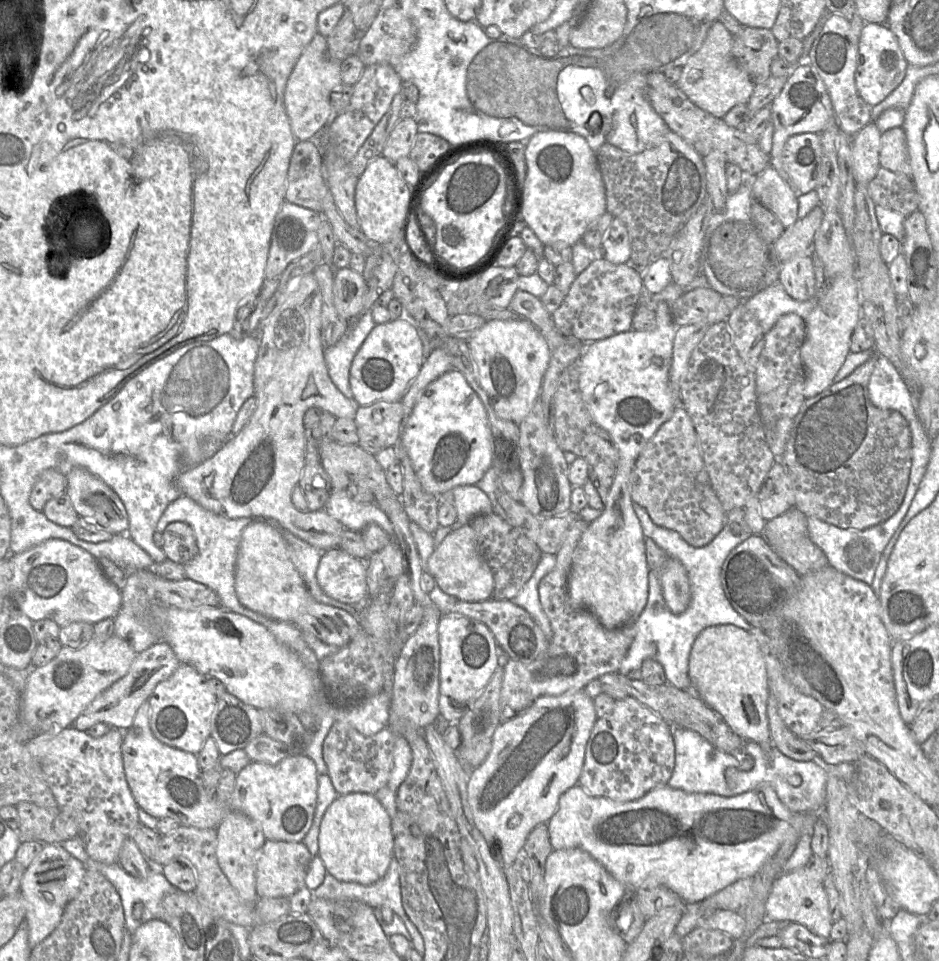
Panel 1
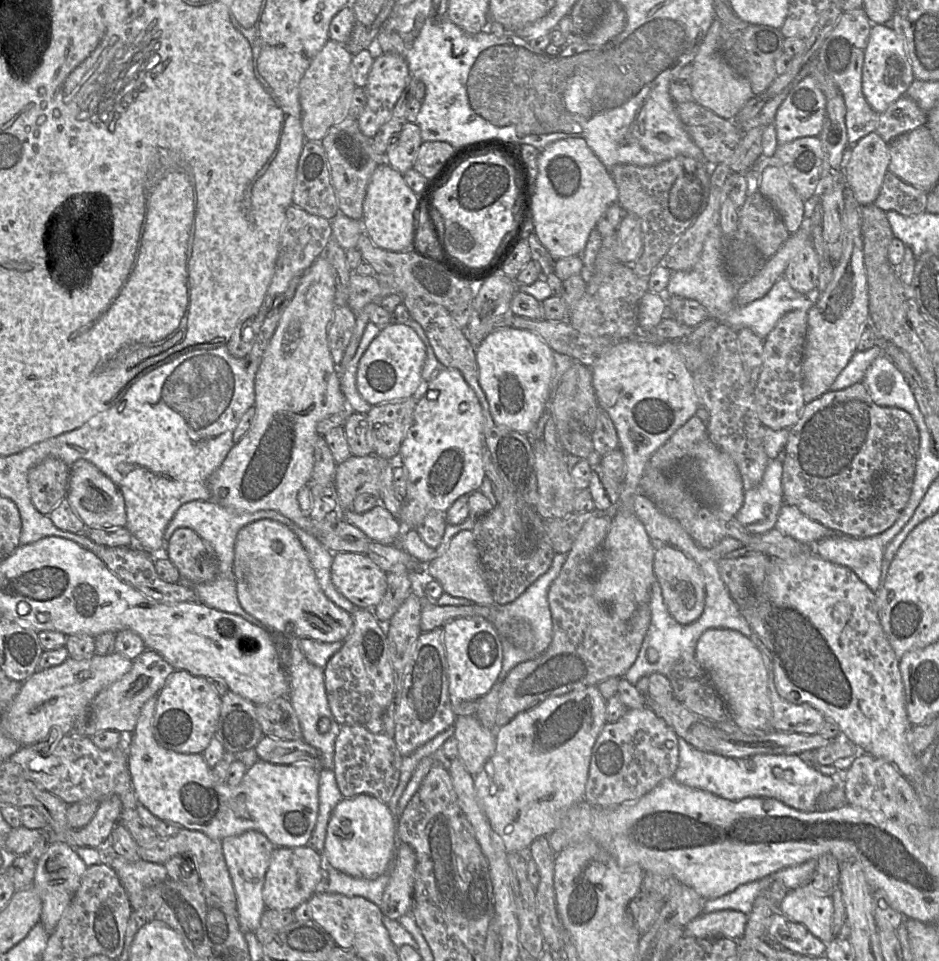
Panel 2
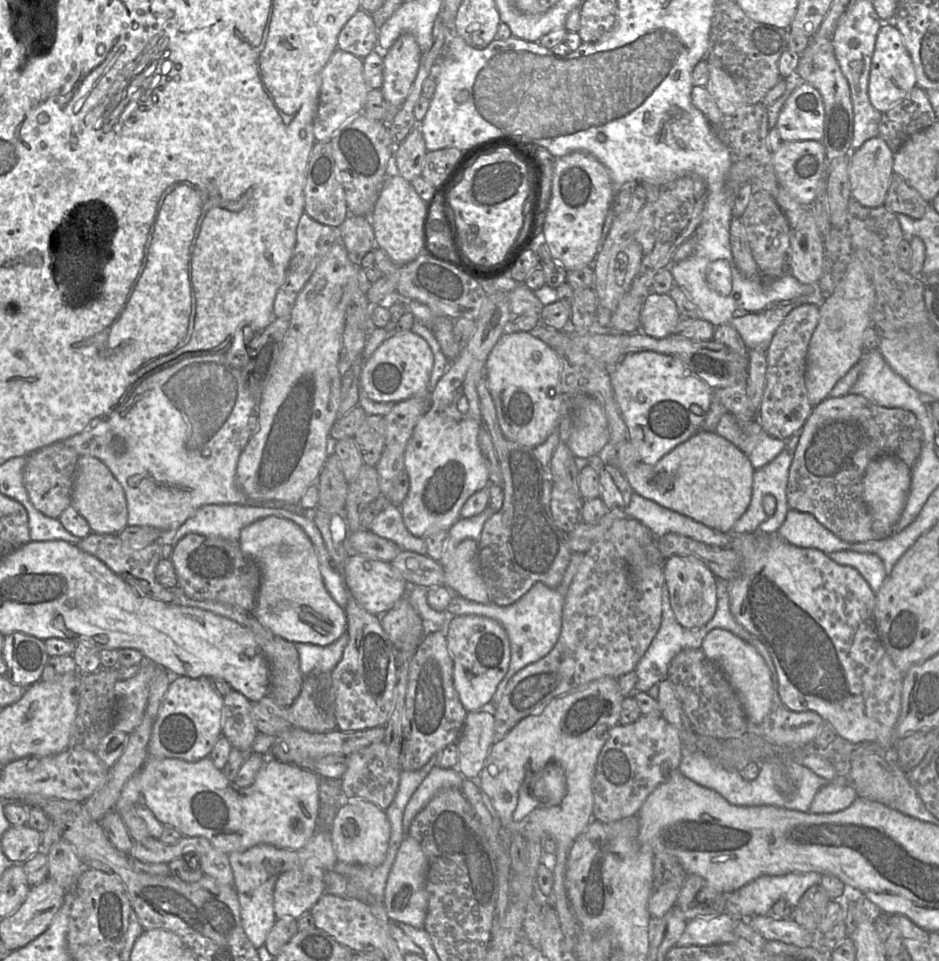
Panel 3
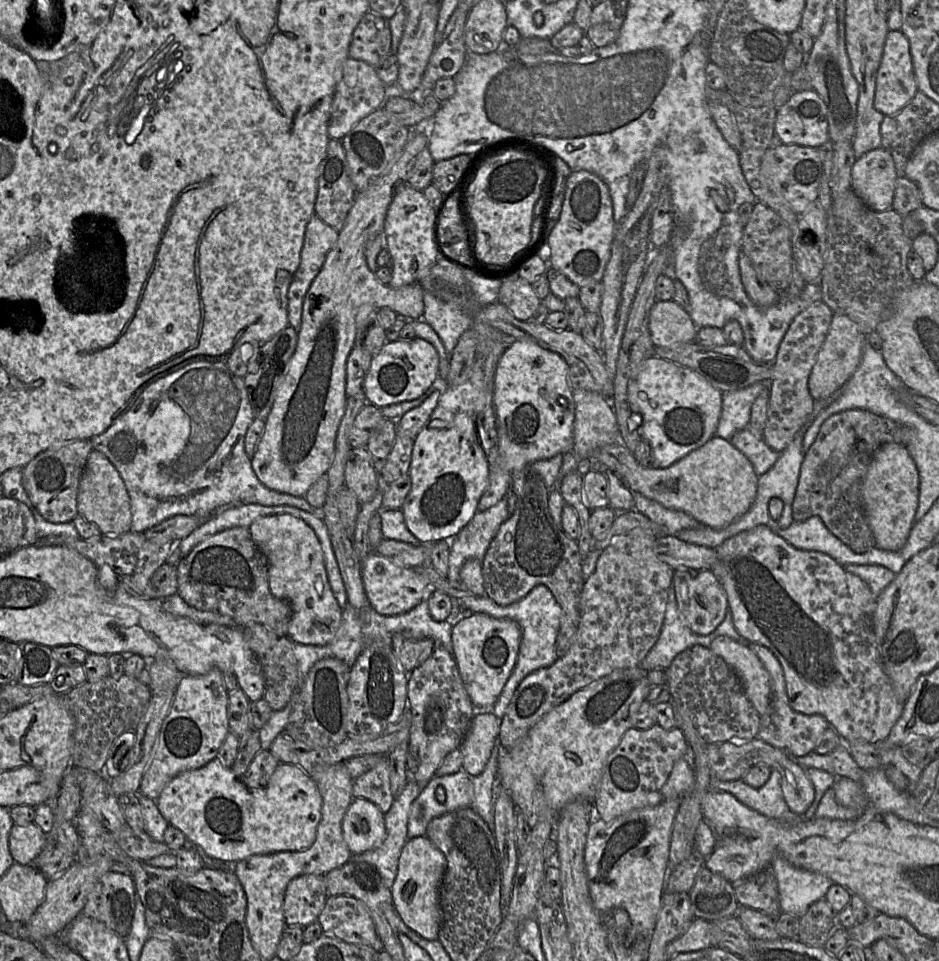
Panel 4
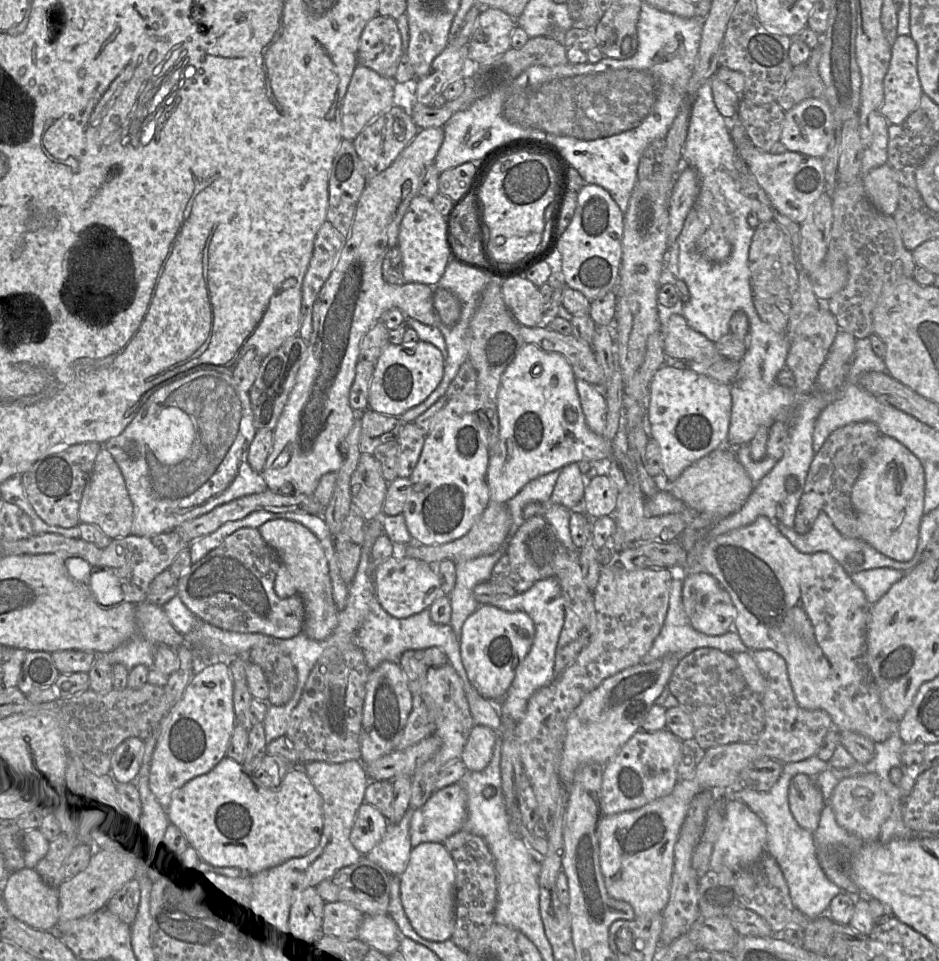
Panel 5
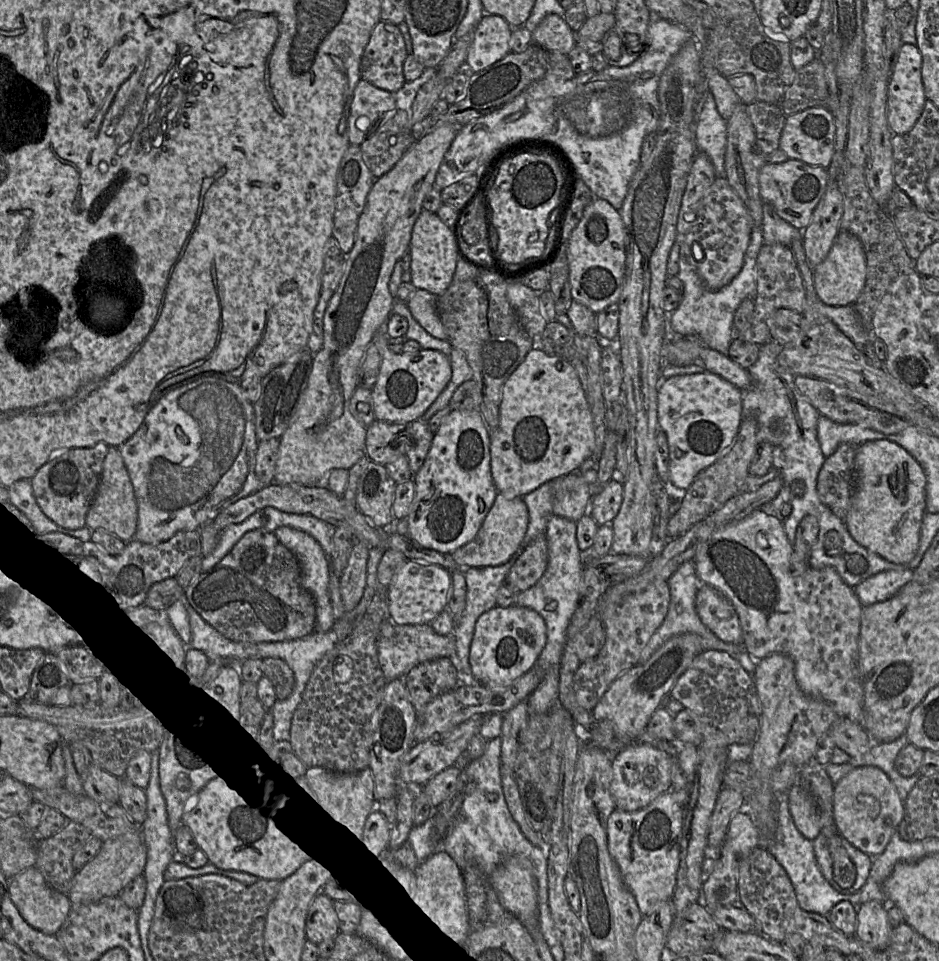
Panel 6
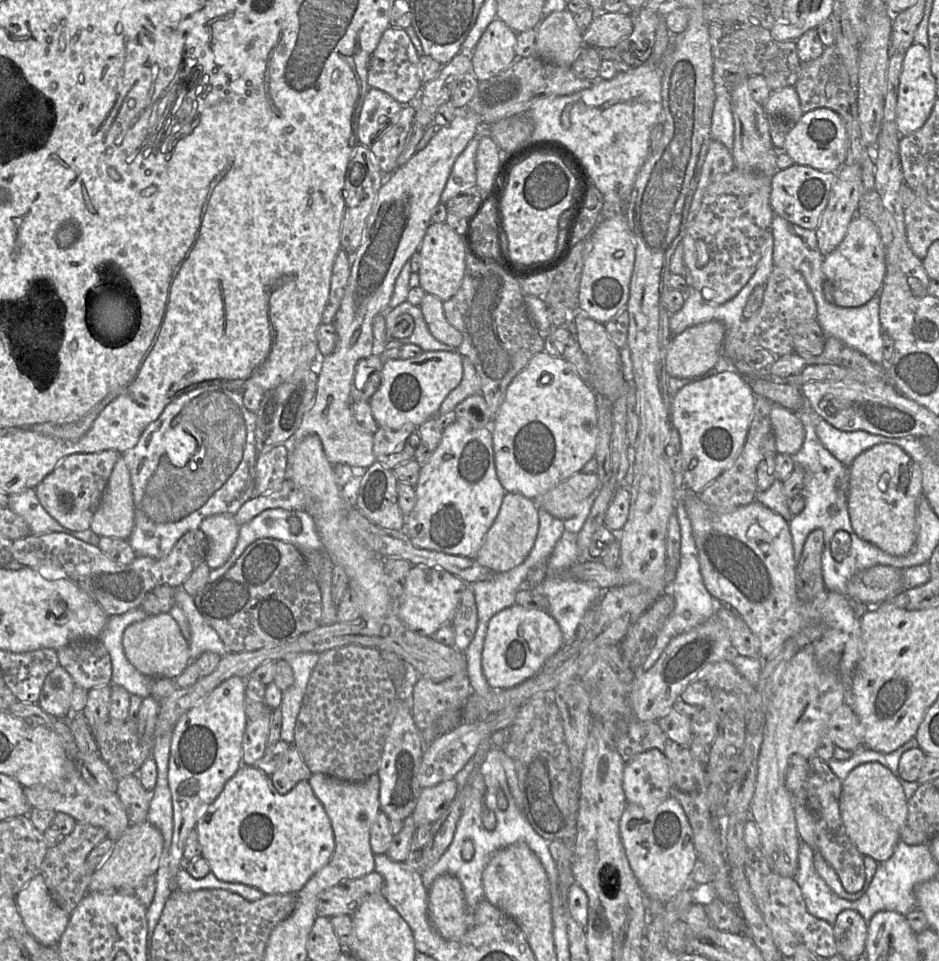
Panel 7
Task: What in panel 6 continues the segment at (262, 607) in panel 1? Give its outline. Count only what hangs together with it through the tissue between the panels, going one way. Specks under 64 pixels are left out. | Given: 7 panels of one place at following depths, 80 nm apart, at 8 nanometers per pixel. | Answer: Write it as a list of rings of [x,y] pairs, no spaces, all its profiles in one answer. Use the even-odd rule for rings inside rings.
[[[279,527],[273,534],[282,545],[292,551],[296,556],[300,568],[301,584],[314,598],[316,610],[314,632],[326,633],[330,631],[335,623],[335,617],[328,589],[328,563],[323,549],[312,536],[291,527]]]

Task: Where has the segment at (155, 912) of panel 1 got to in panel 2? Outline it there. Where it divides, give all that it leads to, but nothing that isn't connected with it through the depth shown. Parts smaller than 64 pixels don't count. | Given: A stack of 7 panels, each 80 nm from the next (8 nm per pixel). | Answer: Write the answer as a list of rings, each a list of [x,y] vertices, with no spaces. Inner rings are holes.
[[[116,855],[109,863],[118,875],[127,892],[133,913],[137,913],[141,905],[141,892],[148,886],[163,882],[168,879],[165,865],[151,863],[142,859],[128,862],[123,857]]]

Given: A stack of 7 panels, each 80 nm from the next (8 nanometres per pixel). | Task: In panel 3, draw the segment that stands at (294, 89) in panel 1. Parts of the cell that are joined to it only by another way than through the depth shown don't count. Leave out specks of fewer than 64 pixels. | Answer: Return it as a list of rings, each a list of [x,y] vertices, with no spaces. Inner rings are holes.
[[[337,49],[321,72],[318,106],[313,122],[315,142],[329,142],[343,124],[361,114],[369,90],[363,76],[363,60]]]

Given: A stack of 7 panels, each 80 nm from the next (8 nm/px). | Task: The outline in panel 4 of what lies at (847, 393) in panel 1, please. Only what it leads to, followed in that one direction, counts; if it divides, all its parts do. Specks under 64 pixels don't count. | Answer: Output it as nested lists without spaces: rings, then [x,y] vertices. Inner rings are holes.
[[[850,409],[827,418],[821,425],[816,439],[805,451],[798,484],[792,505],[794,521],[802,522],[818,516],[828,530],[855,552],[866,552],[875,546],[875,538],[860,506],[861,481],[867,467],[883,445],[902,444],[901,425],[893,420],[864,409]]]

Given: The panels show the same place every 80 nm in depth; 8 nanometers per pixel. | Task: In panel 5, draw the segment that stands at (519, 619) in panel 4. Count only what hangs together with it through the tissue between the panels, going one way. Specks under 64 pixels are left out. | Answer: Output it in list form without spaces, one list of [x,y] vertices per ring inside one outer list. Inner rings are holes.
[[[553,577],[536,582],[530,589],[514,596],[503,595],[499,600],[497,595],[475,595],[479,605],[490,605],[499,609],[528,614],[535,625],[535,636],[529,652],[516,669],[515,677],[500,699],[500,714],[504,718],[512,718],[519,722],[522,718],[529,698],[539,689],[550,684],[557,676],[555,672],[556,648],[564,625],[565,608],[562,589]]]

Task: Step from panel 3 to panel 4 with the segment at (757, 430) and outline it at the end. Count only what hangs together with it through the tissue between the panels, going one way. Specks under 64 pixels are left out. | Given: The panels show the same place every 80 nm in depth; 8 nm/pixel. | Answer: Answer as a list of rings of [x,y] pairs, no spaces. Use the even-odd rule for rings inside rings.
[[[750,427],[736,432],[730,442],[750,460],[758,476],[771,469],[780,456],[779,452],[766,444],[762,436],[755,435]]]

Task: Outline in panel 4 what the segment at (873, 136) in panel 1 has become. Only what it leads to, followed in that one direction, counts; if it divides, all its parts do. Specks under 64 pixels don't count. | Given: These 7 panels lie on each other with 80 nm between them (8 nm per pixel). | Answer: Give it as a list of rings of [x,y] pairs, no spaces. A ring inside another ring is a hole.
[[[884,147],[857,158],[851,175],[851,189],[871,209],[892,209],[897,171],[891,153]]]

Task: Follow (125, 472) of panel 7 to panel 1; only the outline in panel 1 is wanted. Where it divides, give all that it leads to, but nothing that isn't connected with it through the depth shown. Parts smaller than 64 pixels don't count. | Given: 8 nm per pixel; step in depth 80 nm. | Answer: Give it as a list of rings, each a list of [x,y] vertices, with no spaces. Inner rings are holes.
[[[84,468],[66,474],[66,494],[78,515],[109,531],[126,534],[129,518],[119,496],[101,479]]]

